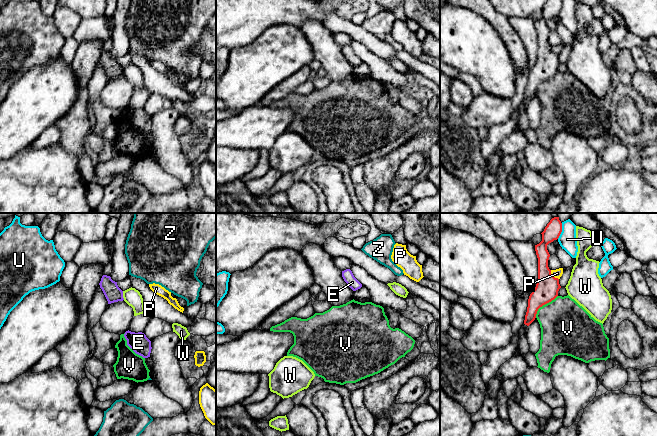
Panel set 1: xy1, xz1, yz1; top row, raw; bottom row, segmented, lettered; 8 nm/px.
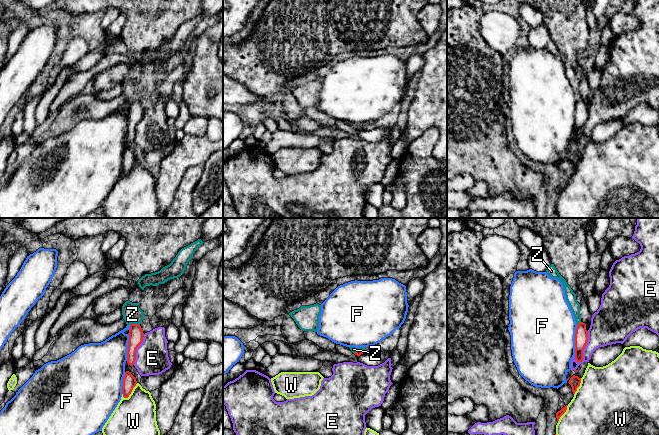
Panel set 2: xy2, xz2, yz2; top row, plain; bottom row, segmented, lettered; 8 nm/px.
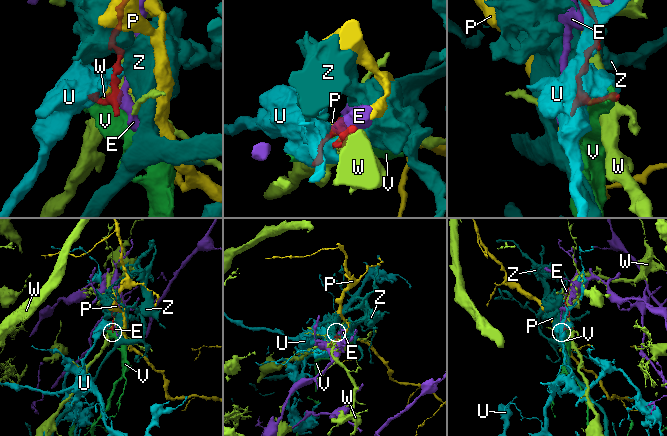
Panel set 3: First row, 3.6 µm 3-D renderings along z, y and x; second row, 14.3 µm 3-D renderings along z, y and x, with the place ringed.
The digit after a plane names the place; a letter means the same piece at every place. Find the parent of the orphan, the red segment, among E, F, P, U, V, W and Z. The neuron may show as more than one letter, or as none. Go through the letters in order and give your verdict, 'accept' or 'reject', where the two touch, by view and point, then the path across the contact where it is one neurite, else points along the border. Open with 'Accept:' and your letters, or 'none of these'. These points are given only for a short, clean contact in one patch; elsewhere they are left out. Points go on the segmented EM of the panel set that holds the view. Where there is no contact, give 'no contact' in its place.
Accept: none of these
E: reject; meets red in yz2 at (584, 347); border along yz2 (588, 331), (588, 340), (583, 350), (583, 359), (577, 362)
F: reject; meets red in yz2 at (575, 340)
P: reject; meets red in yz1 at (552, 275); border along yz1 (550, 270), (558, 279)
U: reject; meets red in yz1 at (561, 231)
V: reject; meets red in yz1 at (543, 304)
W: reject; meets red in xy2 at (130, 393)
Z: reject; meets red in xy2 at (134, 324); border along xy2 (139, 324), (130, 325)

